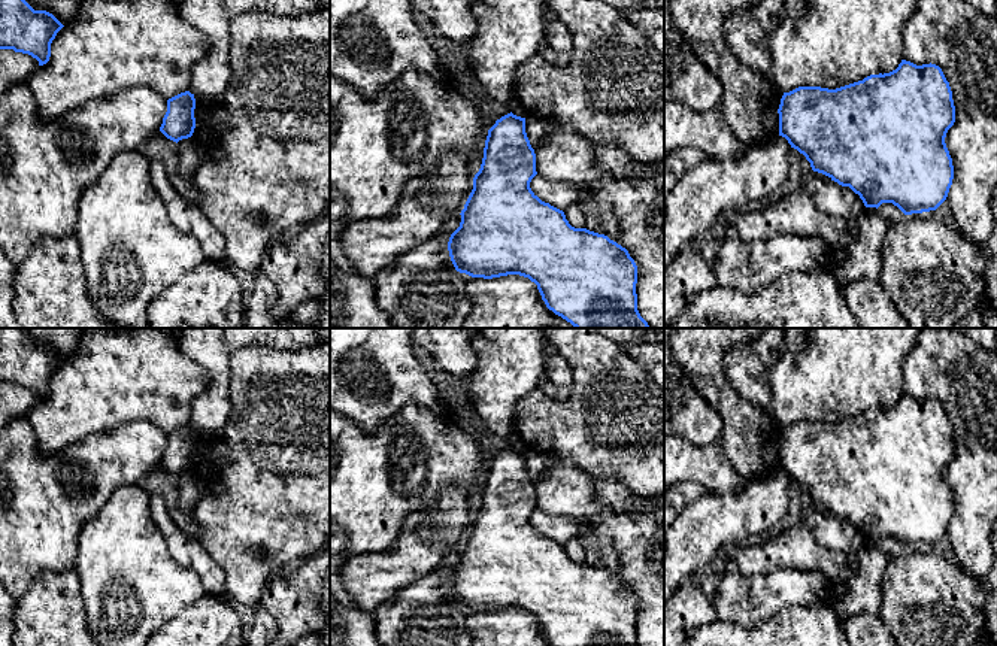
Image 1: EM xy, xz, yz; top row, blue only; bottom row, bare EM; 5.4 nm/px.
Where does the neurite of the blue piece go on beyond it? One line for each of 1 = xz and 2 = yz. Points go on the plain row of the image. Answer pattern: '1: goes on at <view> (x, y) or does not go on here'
1: does not go on here
2: does not go on here

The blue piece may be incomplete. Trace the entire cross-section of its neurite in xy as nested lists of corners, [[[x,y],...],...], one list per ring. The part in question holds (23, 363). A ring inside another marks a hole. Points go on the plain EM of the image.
[[[0,328],[0,383],[28,388],[43,400],[51,391],[51,377],[64,360],[46,345],[34,345],[21,328]]]

